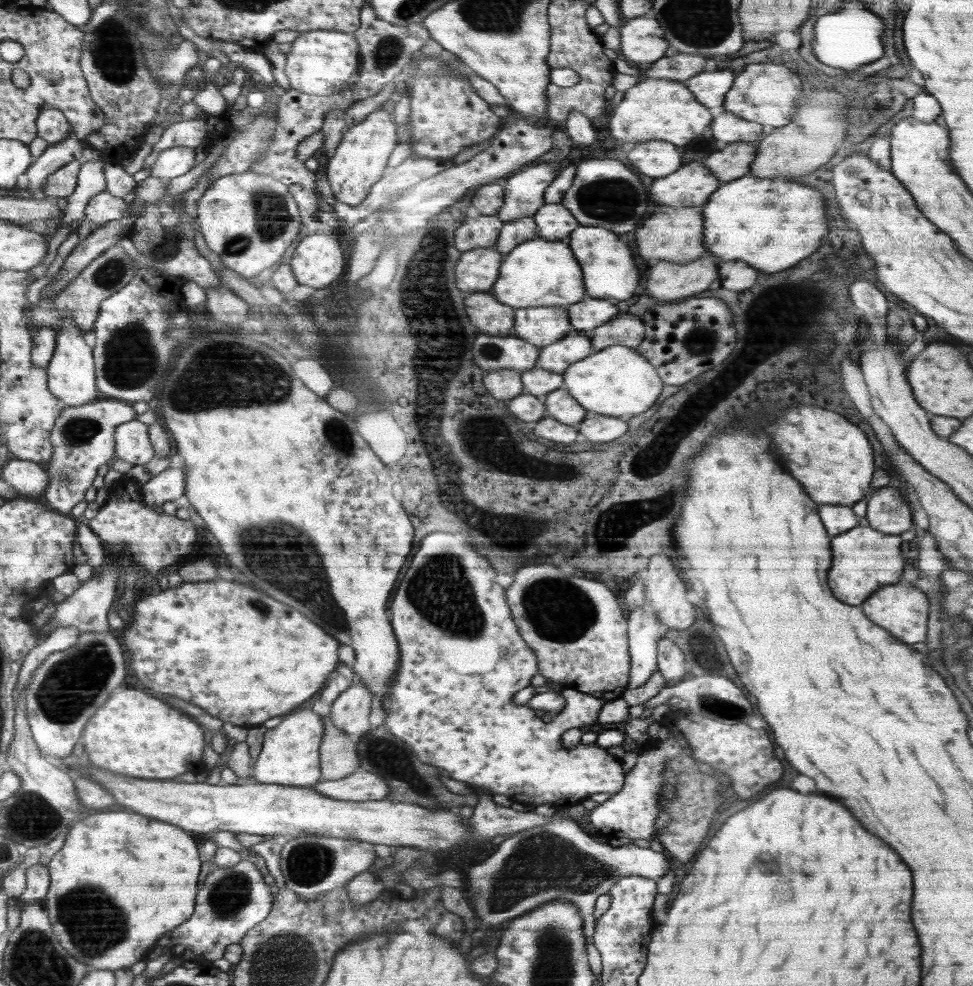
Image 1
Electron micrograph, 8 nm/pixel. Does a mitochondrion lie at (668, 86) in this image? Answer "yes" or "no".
no

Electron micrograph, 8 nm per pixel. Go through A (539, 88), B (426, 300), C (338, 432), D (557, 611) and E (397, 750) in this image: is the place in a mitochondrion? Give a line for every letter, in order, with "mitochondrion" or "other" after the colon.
A: other
B: mitochondrion
C: mitochondrion
D: mitochondrion
E: mitochondrion

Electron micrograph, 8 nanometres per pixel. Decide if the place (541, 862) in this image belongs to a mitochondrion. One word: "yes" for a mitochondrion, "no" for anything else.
yes

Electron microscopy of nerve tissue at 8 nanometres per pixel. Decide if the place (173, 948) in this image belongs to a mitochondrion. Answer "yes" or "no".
no

